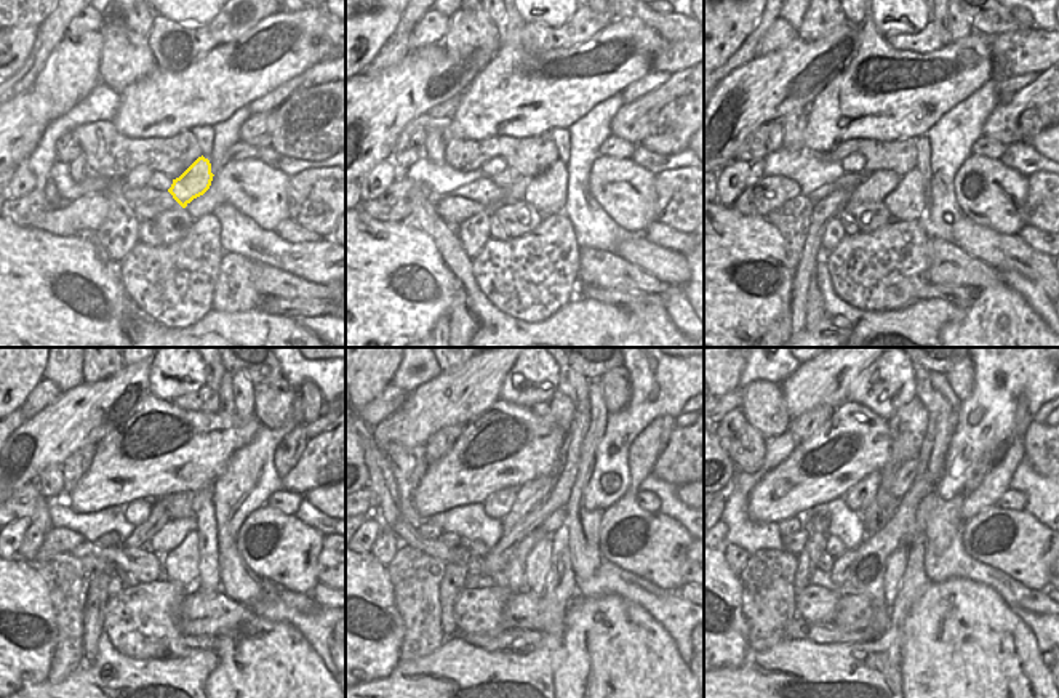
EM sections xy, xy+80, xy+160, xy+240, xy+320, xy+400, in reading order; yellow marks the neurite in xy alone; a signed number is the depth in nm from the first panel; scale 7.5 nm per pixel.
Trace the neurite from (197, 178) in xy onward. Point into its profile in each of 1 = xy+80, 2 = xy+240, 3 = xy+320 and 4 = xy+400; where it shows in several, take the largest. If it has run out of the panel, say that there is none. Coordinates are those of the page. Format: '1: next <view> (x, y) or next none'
1: next xy+80 (547, 192)
2: next xy+240 (181, 565)
3: next xy+320 (538, 561)
4: next xy+400 (896, 562)

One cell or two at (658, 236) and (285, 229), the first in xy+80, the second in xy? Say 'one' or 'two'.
one

